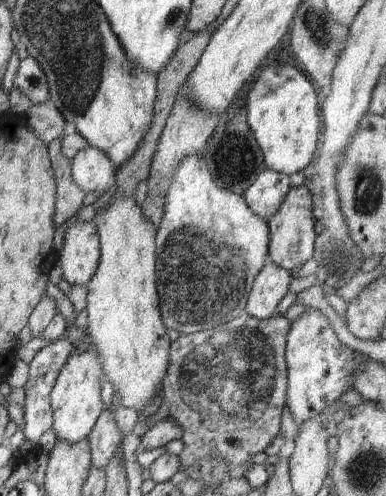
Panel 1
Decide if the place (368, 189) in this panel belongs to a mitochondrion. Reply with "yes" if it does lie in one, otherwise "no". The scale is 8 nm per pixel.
yes

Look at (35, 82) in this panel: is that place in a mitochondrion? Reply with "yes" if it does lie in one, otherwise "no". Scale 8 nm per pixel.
yes

